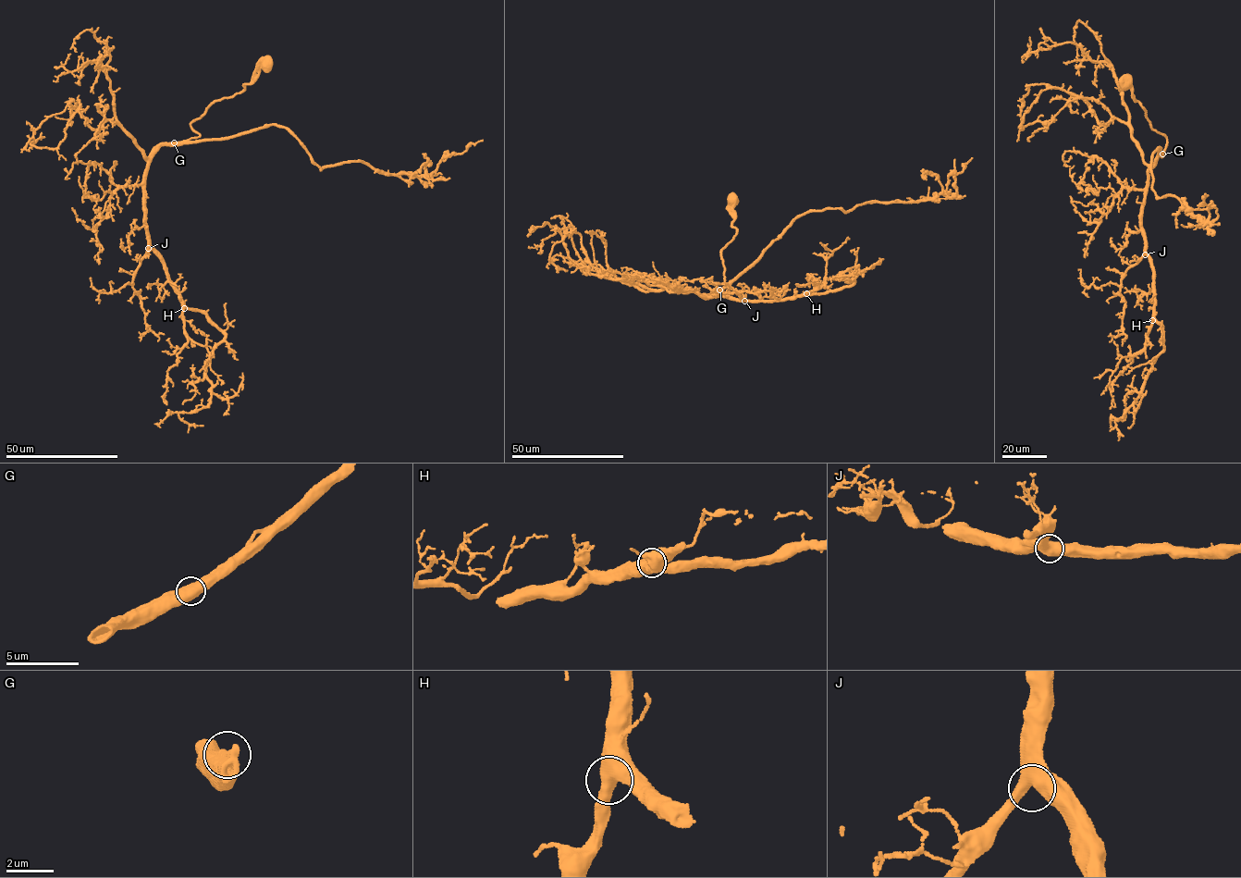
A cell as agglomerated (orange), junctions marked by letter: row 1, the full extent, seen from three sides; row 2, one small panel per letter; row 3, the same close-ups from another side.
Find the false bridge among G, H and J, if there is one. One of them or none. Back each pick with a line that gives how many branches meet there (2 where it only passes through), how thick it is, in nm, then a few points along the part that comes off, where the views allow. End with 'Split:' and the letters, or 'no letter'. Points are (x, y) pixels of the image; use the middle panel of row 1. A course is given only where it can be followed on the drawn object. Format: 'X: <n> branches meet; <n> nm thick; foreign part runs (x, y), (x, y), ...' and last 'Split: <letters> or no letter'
Split: no letter

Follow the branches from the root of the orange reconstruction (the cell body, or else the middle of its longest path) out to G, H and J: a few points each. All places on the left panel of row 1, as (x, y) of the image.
G: (266, 62), (243, 90), (216, 101), (194, 119), (190, 128), (199, 136), (174, 142)
H: (266, 62), (243, 90), (194, 119), (190, 128), (199, 136), (161, 145), (147, 166), (148, 244), (184, 308)
J: (266, 62), (243, 90), (194, 119), (190, 128), (199, 136), (161, 145), (152, 157), (144, 202), (148, 248)

